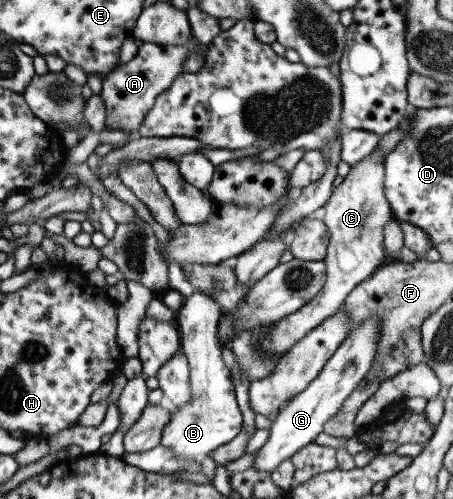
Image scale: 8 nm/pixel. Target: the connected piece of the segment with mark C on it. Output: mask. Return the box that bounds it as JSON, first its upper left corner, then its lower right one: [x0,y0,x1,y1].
[259,150,392,355]

